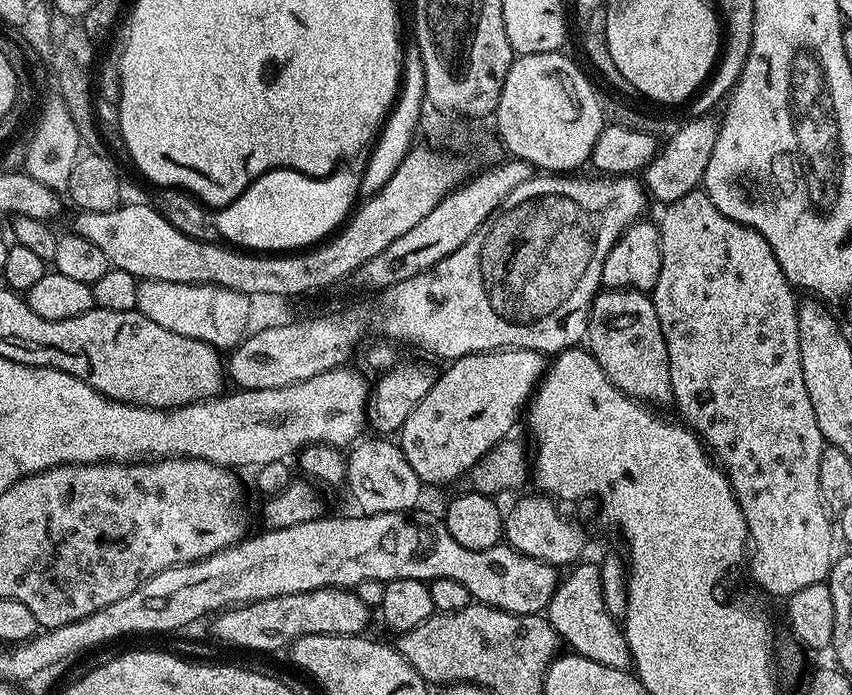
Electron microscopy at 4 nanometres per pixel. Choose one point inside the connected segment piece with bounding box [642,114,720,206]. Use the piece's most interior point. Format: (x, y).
(678, 168)

